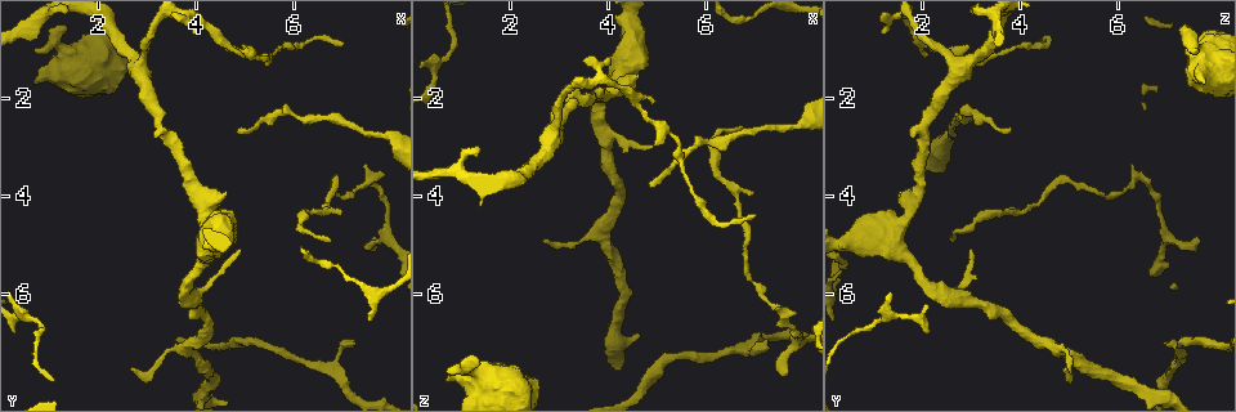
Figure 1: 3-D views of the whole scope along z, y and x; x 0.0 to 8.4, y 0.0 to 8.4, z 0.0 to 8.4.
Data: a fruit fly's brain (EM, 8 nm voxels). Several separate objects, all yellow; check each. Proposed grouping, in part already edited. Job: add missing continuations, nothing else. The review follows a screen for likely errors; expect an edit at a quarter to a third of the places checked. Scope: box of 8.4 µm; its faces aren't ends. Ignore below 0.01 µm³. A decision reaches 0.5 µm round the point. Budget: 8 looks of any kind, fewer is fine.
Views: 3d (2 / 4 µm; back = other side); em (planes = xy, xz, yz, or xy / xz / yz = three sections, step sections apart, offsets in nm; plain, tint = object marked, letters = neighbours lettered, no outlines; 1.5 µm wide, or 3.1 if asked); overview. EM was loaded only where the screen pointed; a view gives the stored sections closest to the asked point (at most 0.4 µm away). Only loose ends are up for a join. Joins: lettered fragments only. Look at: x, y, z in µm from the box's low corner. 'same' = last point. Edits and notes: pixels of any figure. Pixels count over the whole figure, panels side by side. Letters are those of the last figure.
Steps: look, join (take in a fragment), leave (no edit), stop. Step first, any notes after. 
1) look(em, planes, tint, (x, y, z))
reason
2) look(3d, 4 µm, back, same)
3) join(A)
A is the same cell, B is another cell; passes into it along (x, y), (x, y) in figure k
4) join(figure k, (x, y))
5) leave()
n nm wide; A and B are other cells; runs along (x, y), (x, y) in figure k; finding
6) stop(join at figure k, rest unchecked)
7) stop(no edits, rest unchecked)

look(3d, 2 µm, (3.90, 0.70, 1.25))
thin end

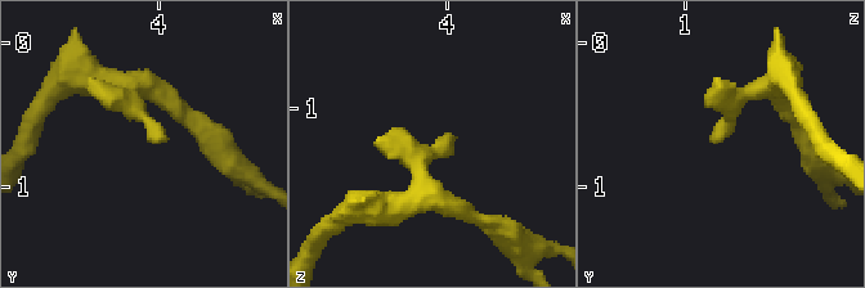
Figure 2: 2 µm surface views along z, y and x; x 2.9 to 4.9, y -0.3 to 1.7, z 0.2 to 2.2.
look(em, xz, step 8, tint, (3.98, 0.70, 1.22))
now the EM

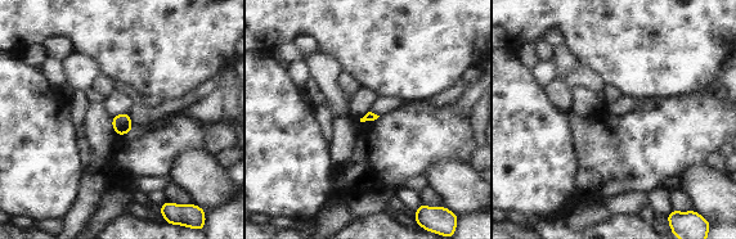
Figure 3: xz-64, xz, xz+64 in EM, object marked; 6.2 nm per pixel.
look(em, planes, letters, same)
another direction

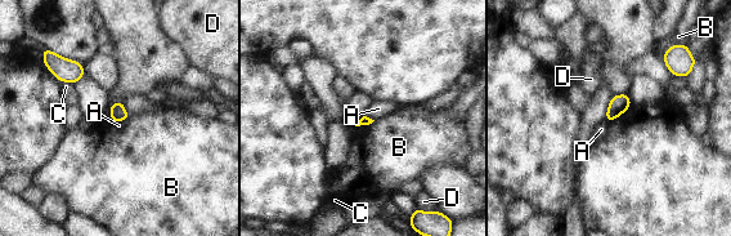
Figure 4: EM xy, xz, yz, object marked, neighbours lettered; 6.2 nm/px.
leave()
A, B, C and D are other cells; no lettered fragment goes on from it

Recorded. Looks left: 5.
look(em, planes, letters, (7.60, 4.80, 7.65))
branch stops here

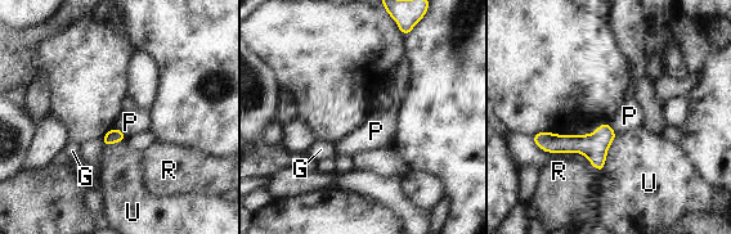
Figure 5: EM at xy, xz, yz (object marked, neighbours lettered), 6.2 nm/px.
leave()
G, P, R and U are other cells; border along (115, 126), (126, 136) in figure 5; none of them fits

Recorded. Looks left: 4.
look(3d, 2 µm, back, (2.65, 7.45, 4.90))
tapers out

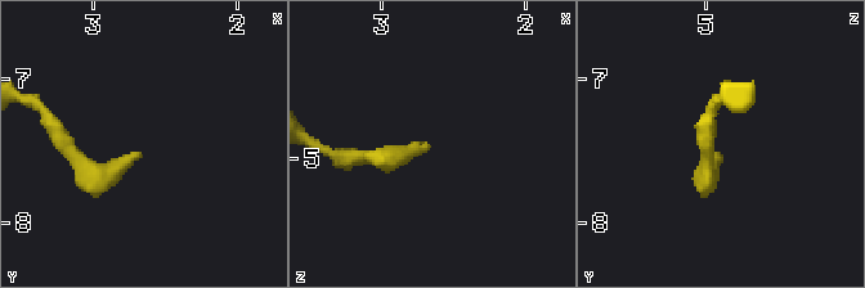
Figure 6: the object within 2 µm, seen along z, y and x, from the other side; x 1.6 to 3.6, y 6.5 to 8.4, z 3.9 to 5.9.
look(em, xy, step 8, tint, (2.66, 7.52, 4.90))
now the EM

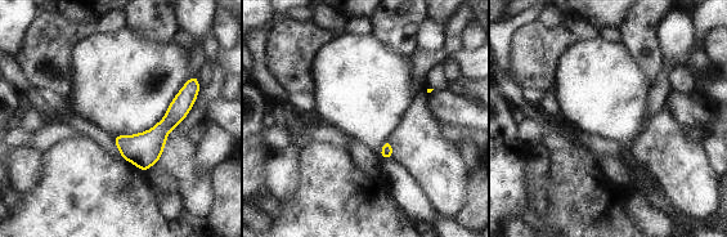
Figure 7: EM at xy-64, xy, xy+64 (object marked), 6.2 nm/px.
look(em, planes, letters, same)
another direction

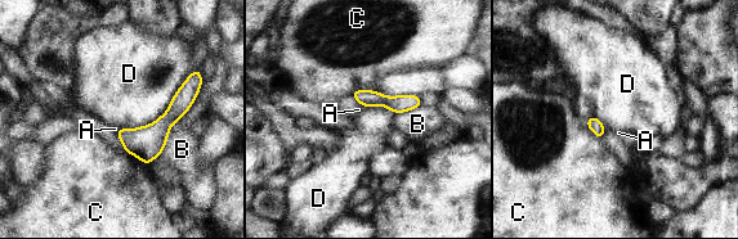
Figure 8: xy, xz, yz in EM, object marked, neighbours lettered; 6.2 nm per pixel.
leave()
A, B, C and D are other cells; runs along (356, 95), (390, 103), (415, 103) in figure 8; no lettered fragment goes on from it

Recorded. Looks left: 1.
look(em, planes, letters, (7.25, 7.00, 6.95))
branch stops here

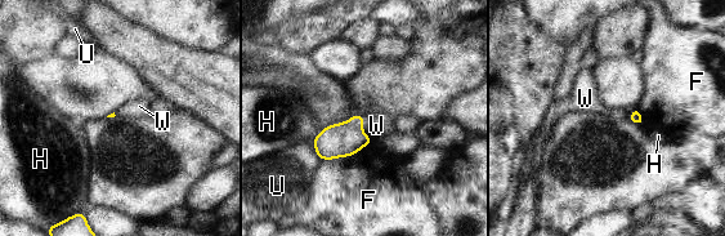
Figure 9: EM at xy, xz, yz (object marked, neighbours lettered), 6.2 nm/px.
leave()
F, H, U and W are other cells; border along (363, 118), (362, 130), (372, 142) in figure 9; no lettered fragment goes on from it

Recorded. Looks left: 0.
stop(no edits, rest unchecked)

